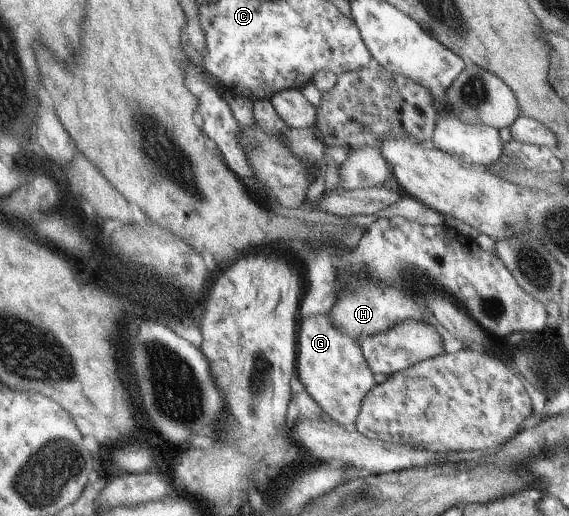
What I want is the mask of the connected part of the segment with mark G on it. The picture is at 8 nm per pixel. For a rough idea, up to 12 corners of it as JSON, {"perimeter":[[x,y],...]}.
{"perimeter":[[328,314],[299,320],[296,371],[328,419],[354,428],[379,378]]}

